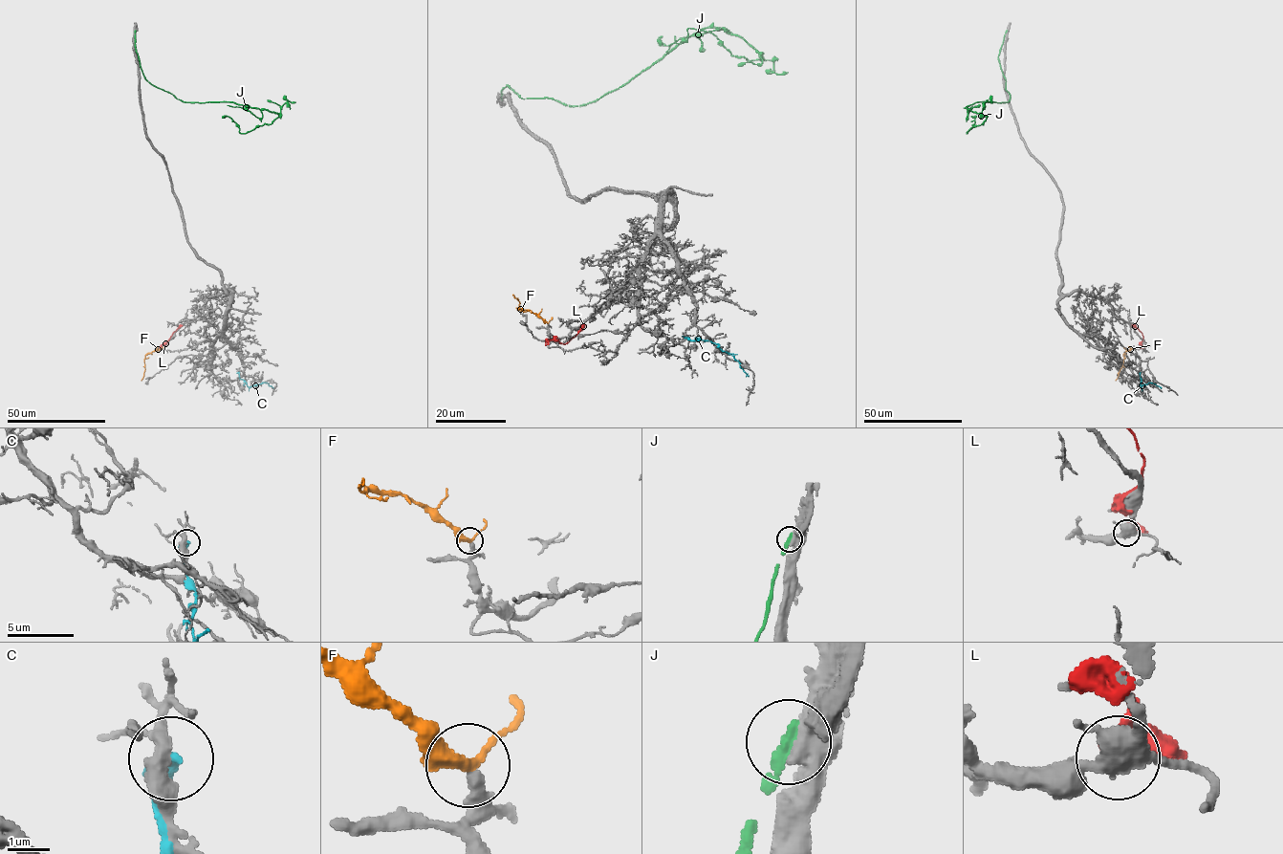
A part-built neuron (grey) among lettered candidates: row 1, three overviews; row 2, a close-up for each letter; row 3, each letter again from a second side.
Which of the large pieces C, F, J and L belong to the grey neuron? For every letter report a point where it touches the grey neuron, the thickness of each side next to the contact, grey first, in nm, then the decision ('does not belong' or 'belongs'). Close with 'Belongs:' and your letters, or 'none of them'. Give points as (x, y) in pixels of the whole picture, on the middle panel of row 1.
C: contact (687, 338); calibres 360 and 240 nm; does not belong
F: contact (547, 322); calibres 340 and 300 nm; belongs
J: contact (501, 99); calibres 600 and 280 nm; does not belong
L: contact (547, 339); calibres 260 and 500 nm; does not belong
Belongs: F

